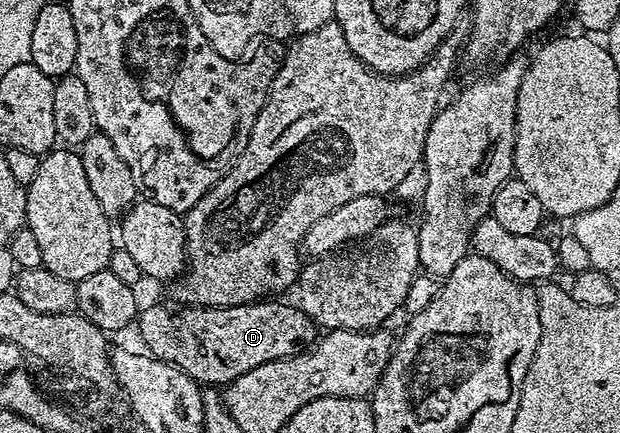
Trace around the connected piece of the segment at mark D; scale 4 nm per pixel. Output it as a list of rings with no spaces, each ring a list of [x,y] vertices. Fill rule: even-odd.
[[[260,300],[247,302],[244,306],[189,306],[183,304],[176,308],[174,305],[171,305],[172,307],[144,305],[137,315],[139,338],[147,345],[144,346],[146,353],[151,354],[154,358],[160,358],[181,368],[197,383],[206,384],[211,388],[223,388],[233,380],[237,380],[237,376],[245,376],[245,372],[261,364],[291,358],[315,345],[317,341],[315,321],[304,310],[300,310],[298,305],[286,306],[285,303],[279,301],[283,300]]]

